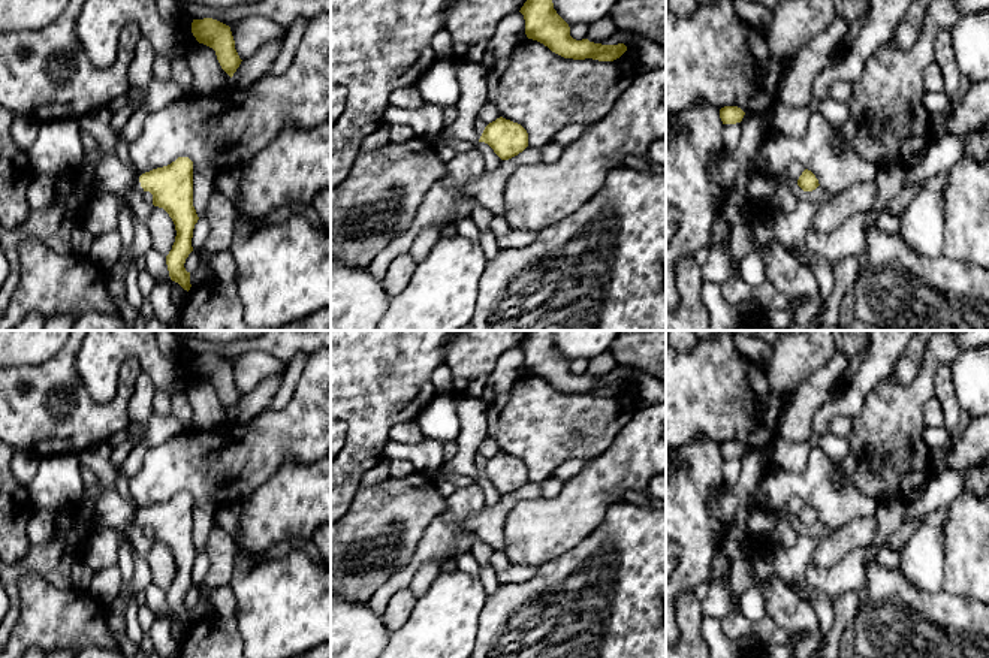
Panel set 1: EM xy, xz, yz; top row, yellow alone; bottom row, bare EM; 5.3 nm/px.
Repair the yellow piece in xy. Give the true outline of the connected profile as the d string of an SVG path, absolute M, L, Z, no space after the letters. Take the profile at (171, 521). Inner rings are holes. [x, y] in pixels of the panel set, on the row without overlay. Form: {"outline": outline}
{"outline": "M178 492L168 501L142 508L133 517L135 526L150 526L153 540L163 543L172 553L177 565L172 585L166 591L166 600L172 616L184 625L190 625L190 607L184 598L193 586L193 564L199 552L193 541L193 496Z"}

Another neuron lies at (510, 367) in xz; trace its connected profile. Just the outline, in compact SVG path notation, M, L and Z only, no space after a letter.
M521 347L507 350L497 360L486 378L486 390L482 398L489 402L495 395L509 393L513 384L527 374L525 354Z

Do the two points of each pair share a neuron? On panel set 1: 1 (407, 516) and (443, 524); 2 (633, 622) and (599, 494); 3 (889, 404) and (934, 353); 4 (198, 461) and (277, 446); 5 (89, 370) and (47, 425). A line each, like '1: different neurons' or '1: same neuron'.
1: different neurons
2: different neurons
3: same neuron
4: same neuron
5: different neurons

